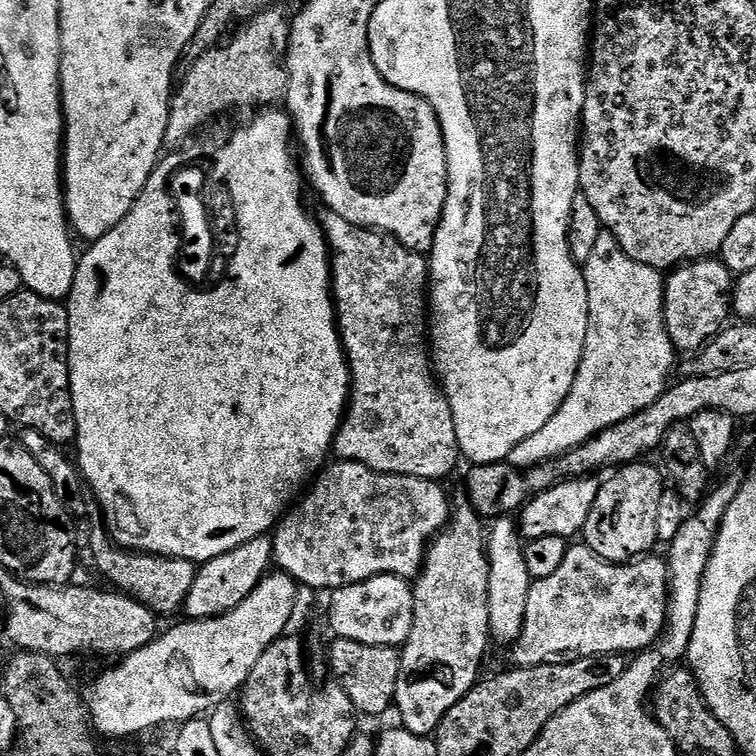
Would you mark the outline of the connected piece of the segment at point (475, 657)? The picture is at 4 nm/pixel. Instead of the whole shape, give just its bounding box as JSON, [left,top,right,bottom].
[394,502,490,737]

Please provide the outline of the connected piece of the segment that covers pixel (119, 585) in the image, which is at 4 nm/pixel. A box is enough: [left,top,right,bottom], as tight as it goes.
[88,526,197,617]

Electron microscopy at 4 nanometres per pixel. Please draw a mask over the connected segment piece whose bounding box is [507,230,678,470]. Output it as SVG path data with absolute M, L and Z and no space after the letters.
M601 231L590 258L582 265L590 322L586 330L586 346L574 386L566 394L566 402L526 442L518 442L510 450L507 463L516 468L536 468L570 450L582 446L602 430L634 418L646 406L654 406L669 387L668 375L676 364L678 353L666 330L664 317L664 281L661 269L634 262L618 246L614 234Z

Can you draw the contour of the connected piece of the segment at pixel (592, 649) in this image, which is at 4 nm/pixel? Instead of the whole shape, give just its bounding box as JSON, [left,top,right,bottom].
[511,542,668,668]

